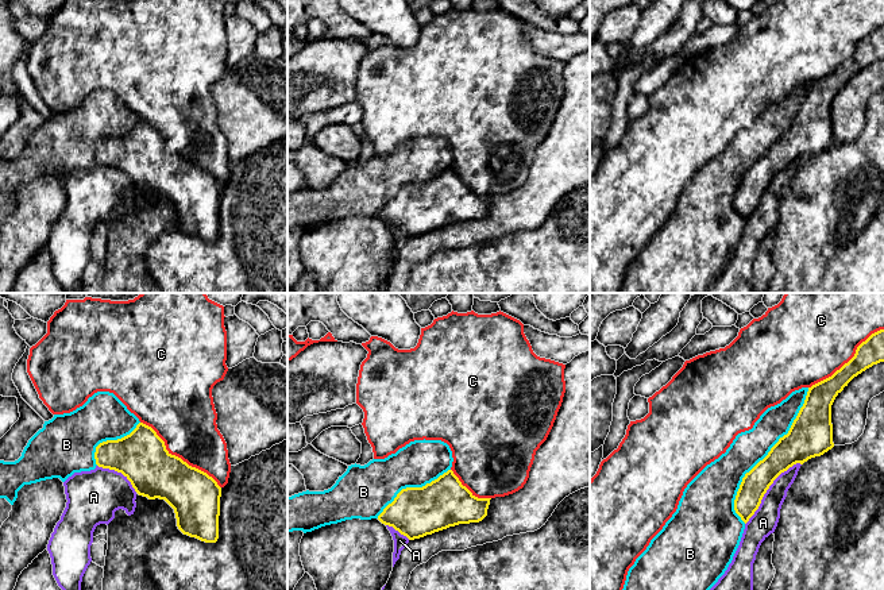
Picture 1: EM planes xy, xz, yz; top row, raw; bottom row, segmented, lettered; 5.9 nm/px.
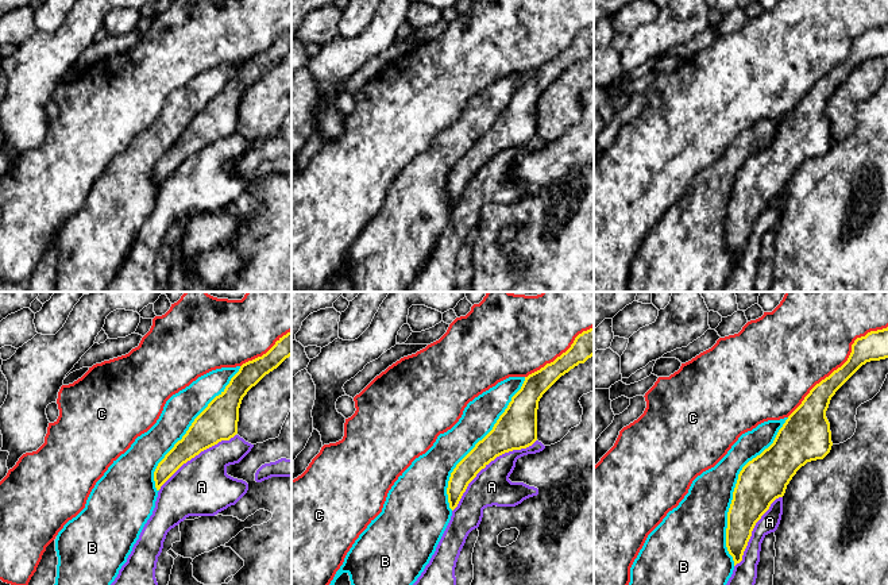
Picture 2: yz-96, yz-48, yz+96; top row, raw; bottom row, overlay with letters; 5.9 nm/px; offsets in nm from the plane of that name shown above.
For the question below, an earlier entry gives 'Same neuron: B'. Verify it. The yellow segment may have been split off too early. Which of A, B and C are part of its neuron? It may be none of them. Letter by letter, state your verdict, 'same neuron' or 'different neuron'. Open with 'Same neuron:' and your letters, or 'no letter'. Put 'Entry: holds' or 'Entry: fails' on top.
Entry: holds
Same neuron: B
A: different neuron
B: same neuron
C: different neuron

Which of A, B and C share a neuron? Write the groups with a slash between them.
A / B / C

